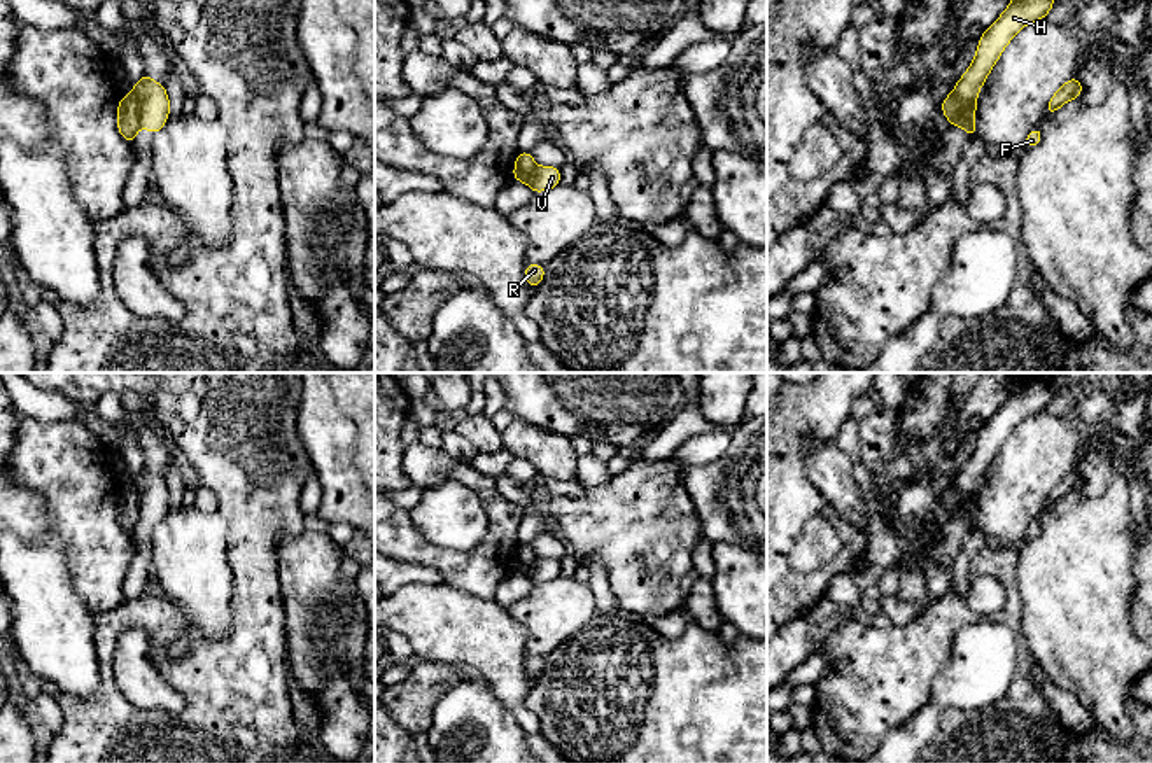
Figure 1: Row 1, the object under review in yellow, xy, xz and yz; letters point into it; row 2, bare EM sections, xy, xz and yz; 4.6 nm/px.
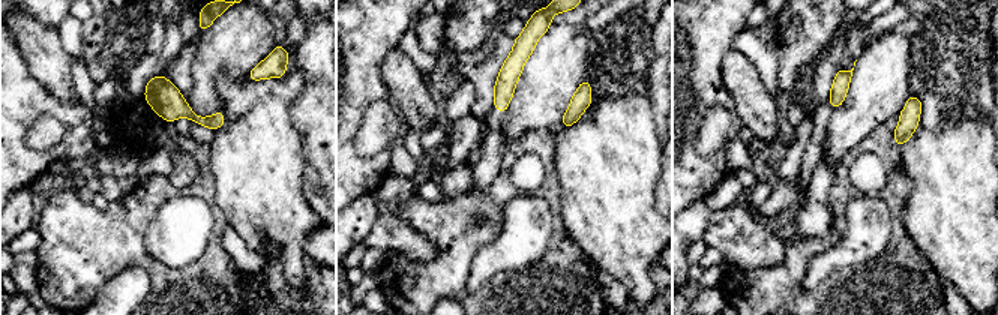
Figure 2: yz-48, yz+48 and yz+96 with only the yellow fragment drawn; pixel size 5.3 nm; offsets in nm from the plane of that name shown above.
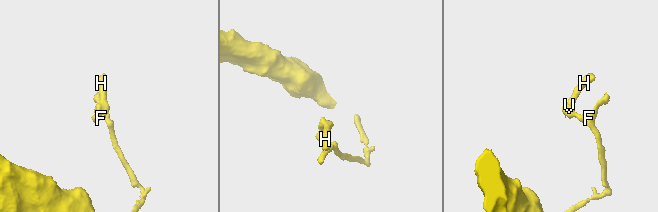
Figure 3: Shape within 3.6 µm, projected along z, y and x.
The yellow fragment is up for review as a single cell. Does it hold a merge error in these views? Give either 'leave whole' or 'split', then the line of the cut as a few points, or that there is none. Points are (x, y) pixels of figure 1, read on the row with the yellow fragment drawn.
split; cut xy (132, 91), (139, 98), (139, 126)

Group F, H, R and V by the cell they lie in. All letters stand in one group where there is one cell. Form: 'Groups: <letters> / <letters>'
Groups: F R / H V

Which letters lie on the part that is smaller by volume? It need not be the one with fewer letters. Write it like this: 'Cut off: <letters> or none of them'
Cut off: H, V

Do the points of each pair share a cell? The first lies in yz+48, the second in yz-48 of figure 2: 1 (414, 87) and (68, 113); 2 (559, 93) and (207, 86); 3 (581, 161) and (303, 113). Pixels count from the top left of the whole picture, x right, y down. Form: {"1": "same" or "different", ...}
{"1": "different", "2": "same", "3": "different"}

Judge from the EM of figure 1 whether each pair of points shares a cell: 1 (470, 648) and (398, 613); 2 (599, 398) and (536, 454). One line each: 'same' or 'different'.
1: same
2: different

